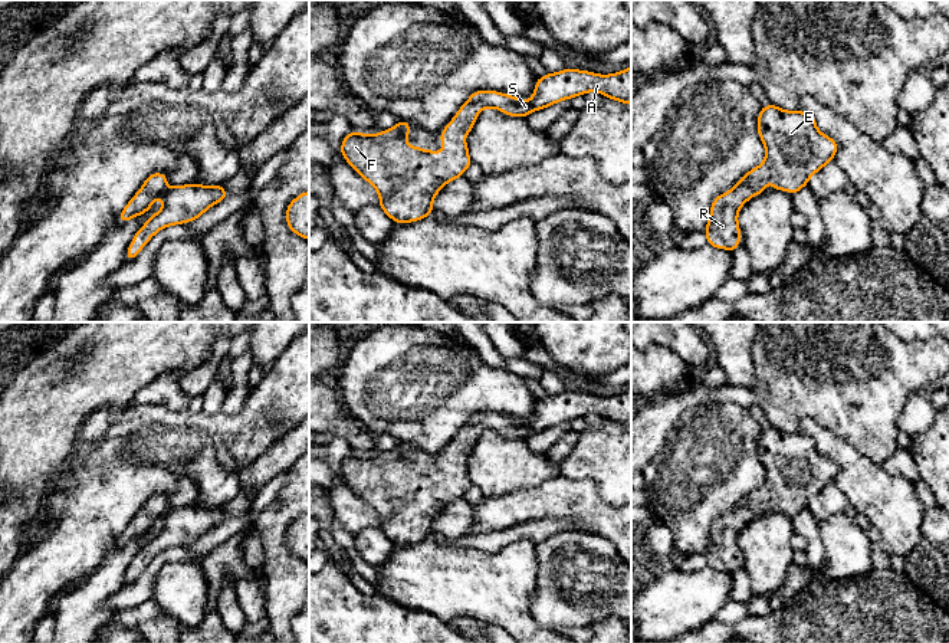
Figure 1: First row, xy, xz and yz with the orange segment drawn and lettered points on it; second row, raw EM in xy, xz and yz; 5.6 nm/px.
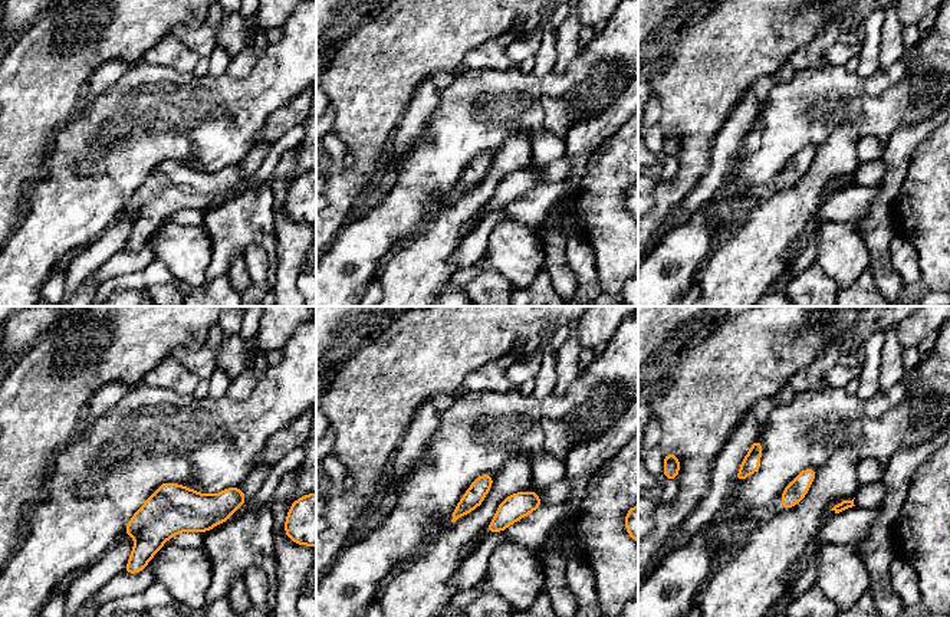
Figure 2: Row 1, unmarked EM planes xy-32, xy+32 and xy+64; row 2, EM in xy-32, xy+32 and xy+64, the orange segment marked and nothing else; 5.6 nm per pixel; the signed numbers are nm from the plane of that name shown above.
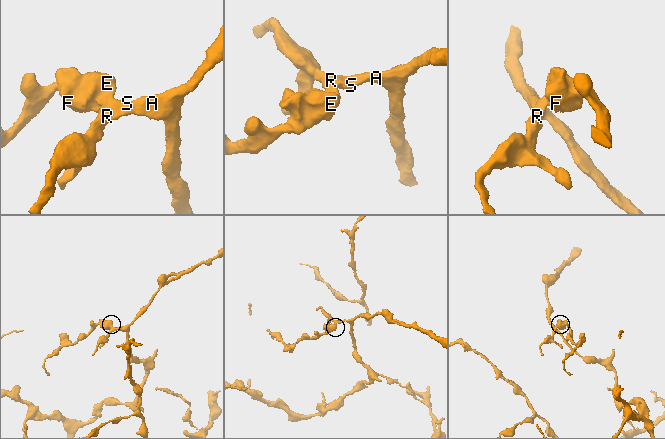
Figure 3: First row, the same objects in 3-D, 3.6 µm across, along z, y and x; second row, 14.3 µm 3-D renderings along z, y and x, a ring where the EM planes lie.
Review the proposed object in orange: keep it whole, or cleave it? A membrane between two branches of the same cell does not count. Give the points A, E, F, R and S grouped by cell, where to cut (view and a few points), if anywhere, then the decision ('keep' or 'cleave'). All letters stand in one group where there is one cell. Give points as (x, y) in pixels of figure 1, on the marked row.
A E F R S | no cut | keep

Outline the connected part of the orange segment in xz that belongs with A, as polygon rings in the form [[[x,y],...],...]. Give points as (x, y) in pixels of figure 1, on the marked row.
[[[631,66],[611,75],[569,68],[548,73],[538,78],[529,101],[496,91],[473,92],[440,135],[446,151],[408,147],[410,124],[401,119],[375,135],[349,132],[342,140],[339,154],[375,187],[380,207],[388,217],[395,223],[421,220],[433,211],[433,200],[440,188],[462,177],[472,164],[463,137],[470,134],[480,111],[496,108],[506,115],[526,118],[533,111],[585,92],[600,92],[631,105]]]

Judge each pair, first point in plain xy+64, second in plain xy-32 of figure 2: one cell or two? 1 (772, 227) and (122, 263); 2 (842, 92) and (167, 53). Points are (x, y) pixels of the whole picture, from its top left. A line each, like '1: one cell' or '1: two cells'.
1: two cells
2: two cells

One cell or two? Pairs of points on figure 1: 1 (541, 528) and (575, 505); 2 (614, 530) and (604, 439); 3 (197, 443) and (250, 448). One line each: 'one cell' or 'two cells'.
1: two cells
2: two cells
3: one cell

